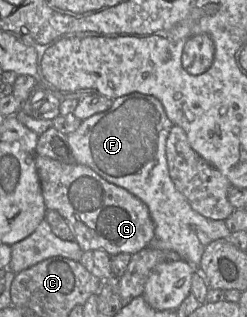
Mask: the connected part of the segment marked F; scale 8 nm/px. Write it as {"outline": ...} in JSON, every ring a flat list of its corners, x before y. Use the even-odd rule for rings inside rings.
{"outline":[[133,92,113,99,108,110,82,120,76,131,67,134,67,141,76,163,91,168,106,181,126,189,147,205,155,226,154,237,147,247,176,252,194,270,196,267,199,268,206,248,197,238,196,230,206,233,211,241,228,239,231,232,224,220,212,220,193,210,171,180,166,158,166,143,173,125,162,103,156,97]]}

